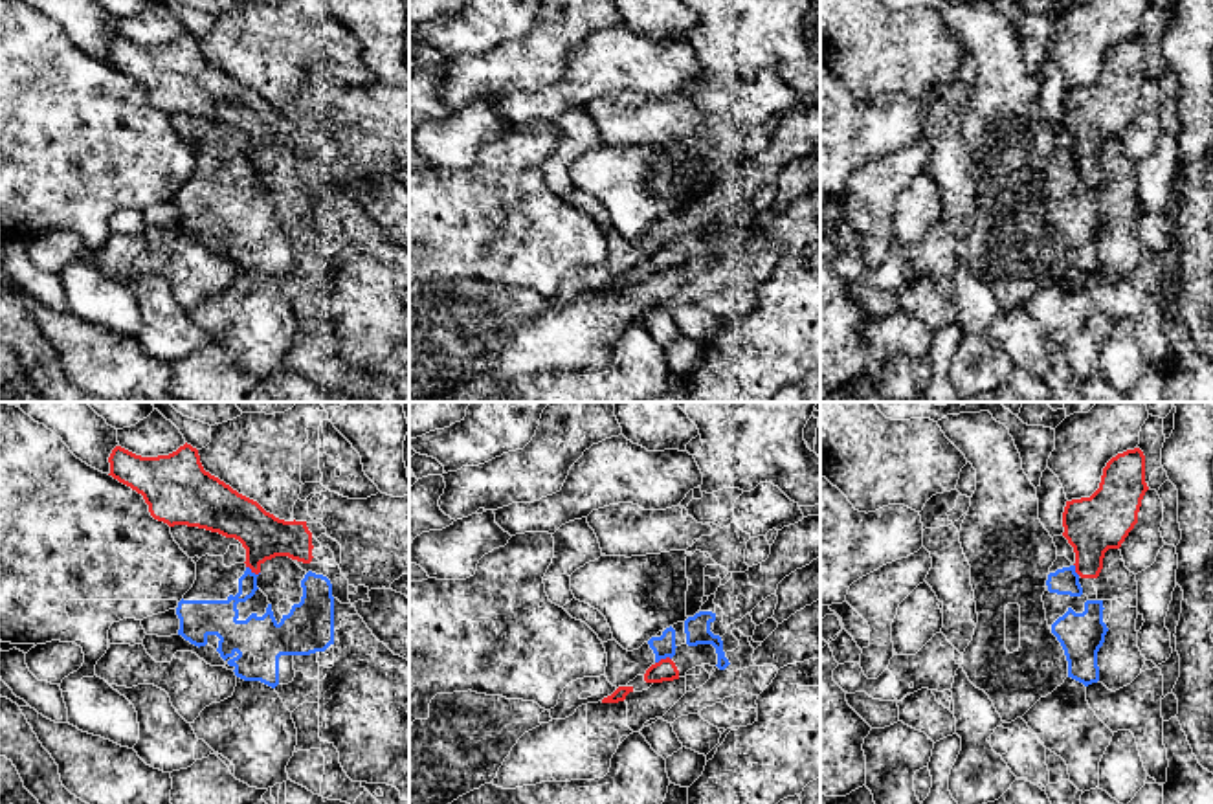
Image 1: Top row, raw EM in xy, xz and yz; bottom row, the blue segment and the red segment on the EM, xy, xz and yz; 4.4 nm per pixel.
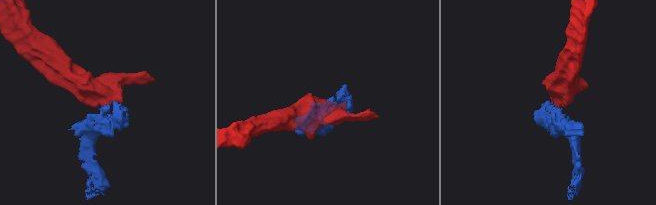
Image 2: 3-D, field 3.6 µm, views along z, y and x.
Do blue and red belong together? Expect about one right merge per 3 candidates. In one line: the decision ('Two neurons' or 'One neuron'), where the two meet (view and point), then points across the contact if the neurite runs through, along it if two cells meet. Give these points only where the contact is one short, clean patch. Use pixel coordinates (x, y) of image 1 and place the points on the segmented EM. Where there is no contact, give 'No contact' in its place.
Two neurons. Touches blue at xy (254, 573)

